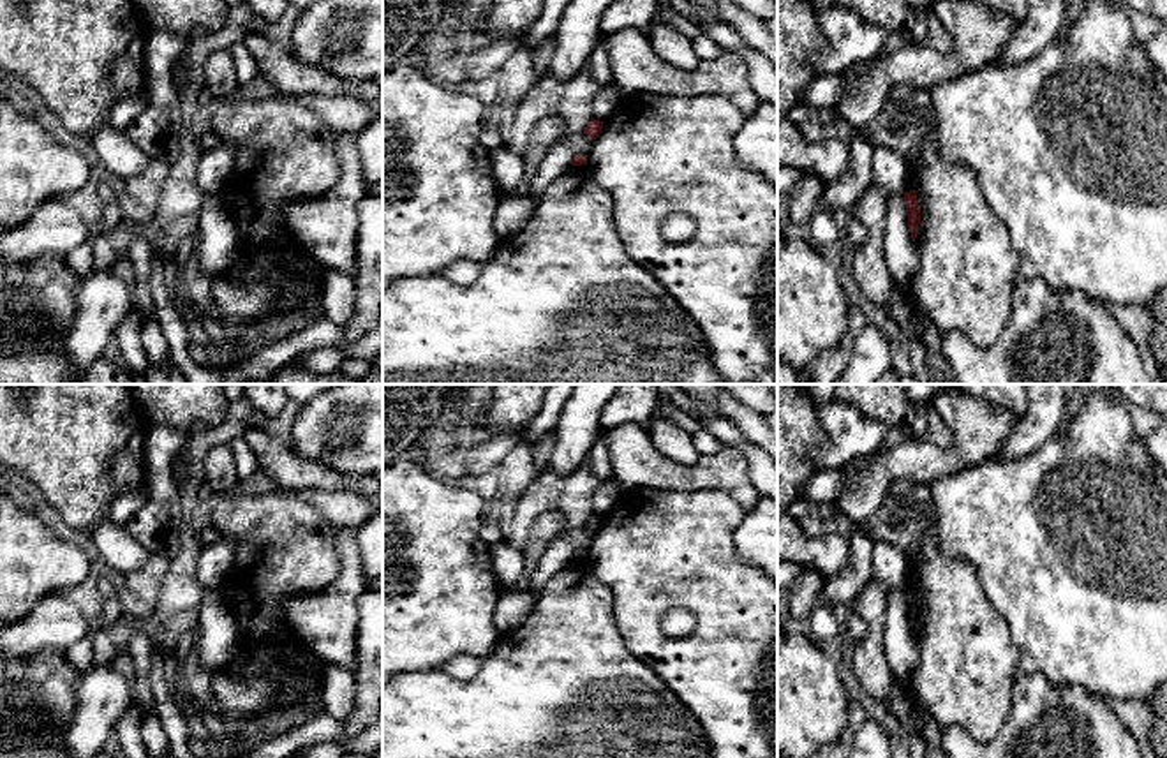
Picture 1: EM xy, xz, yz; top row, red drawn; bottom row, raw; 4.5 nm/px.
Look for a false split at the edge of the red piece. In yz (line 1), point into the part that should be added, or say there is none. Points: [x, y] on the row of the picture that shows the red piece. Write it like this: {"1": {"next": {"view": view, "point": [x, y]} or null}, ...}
{"1": {"next": null}}

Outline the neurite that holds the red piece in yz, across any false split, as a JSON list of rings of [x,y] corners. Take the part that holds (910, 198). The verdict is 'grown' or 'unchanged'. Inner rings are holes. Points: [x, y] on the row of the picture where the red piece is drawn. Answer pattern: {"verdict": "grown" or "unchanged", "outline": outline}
{"verdict": "unchanged", "outline": [[[910,190],[904,194],[904,204],[906,204],[906,212],[908,212],[908,227],[910,227],[911,238],[915,242],[917,229],[920,224],[920,206],[918,206],[915,190]]]}

